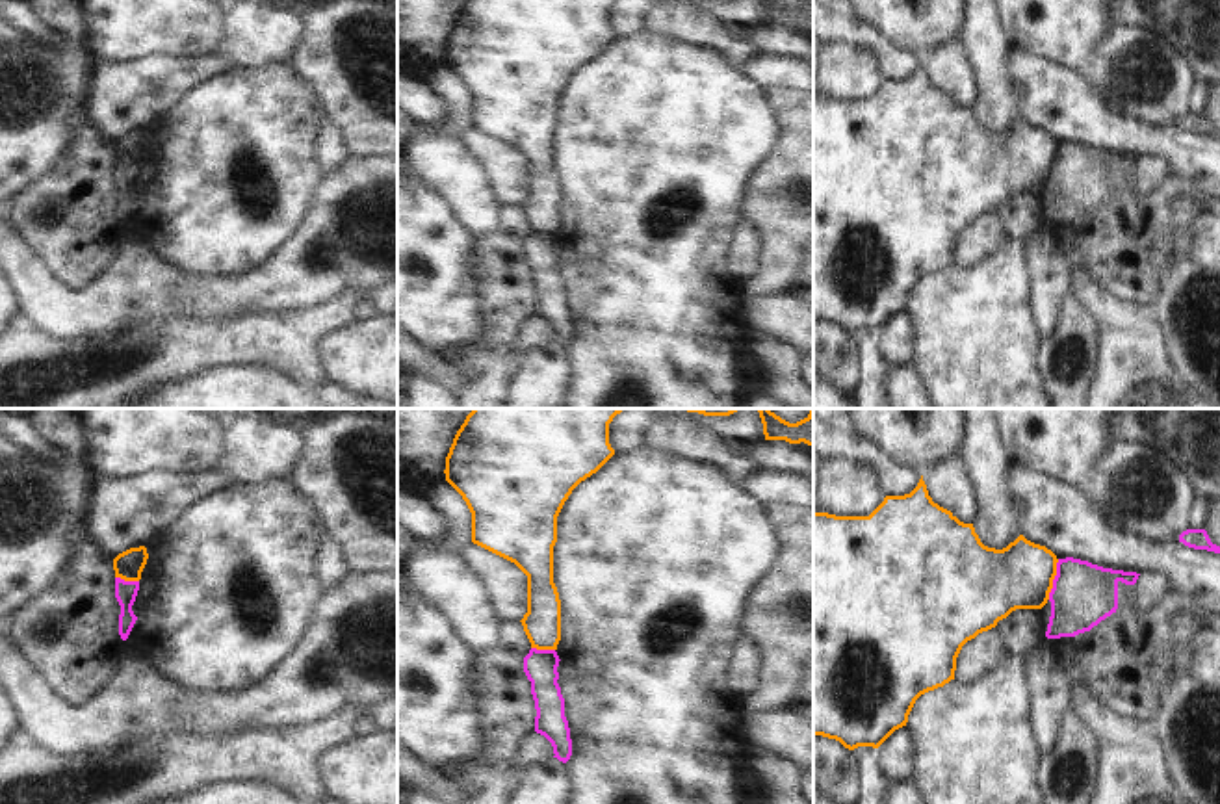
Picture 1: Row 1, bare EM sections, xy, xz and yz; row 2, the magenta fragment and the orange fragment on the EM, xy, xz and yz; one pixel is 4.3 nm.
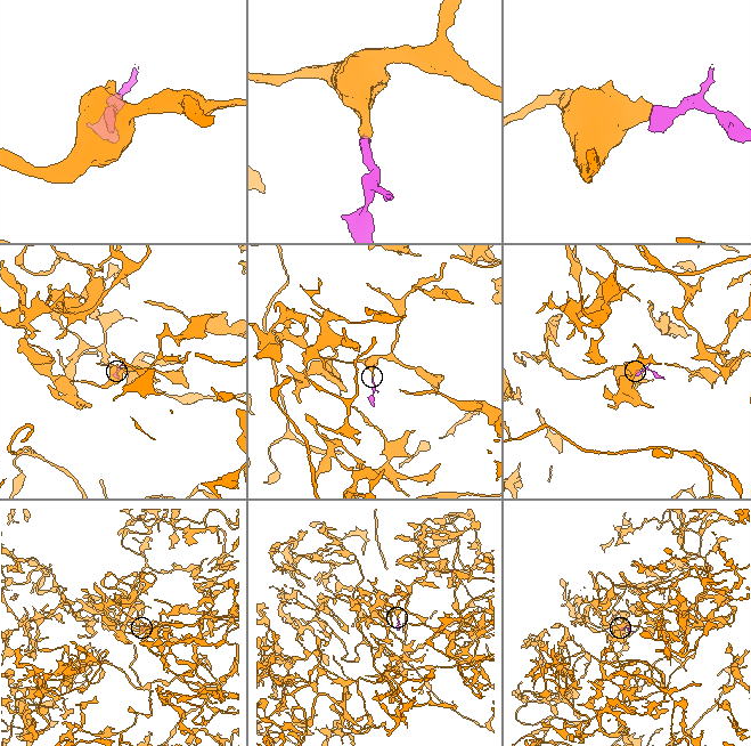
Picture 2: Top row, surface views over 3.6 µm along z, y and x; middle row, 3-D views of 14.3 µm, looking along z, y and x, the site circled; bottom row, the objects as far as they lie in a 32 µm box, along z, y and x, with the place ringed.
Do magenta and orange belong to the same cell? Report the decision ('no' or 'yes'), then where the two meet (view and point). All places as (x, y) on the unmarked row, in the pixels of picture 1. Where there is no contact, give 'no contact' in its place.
no; contact yz (1053, 164)

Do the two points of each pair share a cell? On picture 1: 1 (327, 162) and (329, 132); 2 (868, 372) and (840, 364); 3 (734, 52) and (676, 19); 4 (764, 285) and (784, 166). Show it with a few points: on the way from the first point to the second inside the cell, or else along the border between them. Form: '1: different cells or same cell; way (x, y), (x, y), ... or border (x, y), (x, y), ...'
1: same cell; way (327, 155), (327, 140)
2: different cells; border (851, 335), (858, 350), (856, 389)
3: same cell; way (719, 38), (691, 23)
4: same cell; way (777, 255), (777, 195)

